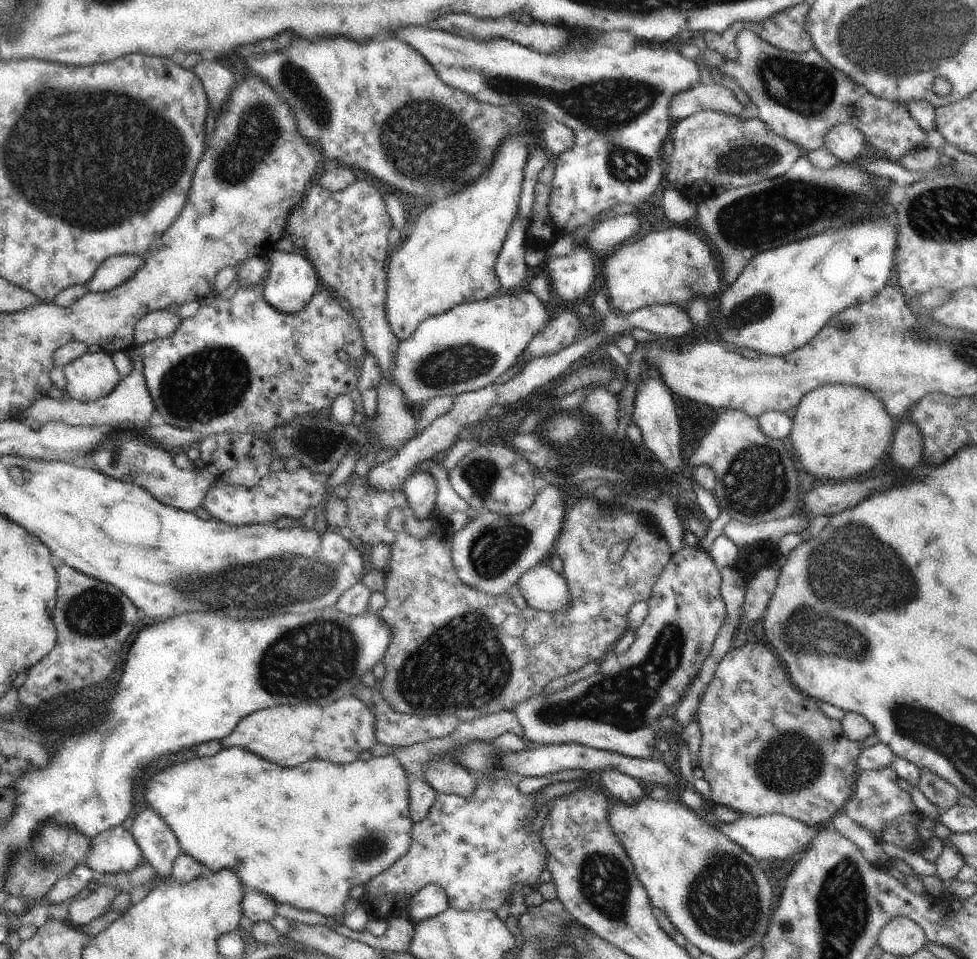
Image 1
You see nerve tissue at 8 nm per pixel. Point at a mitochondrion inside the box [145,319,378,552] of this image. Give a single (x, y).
(200, 388)

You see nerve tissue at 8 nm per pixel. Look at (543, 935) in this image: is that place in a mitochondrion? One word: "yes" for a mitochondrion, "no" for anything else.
yes

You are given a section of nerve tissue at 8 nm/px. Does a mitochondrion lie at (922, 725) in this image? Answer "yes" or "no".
yes

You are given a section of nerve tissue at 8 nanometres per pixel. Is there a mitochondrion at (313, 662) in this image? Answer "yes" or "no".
yes

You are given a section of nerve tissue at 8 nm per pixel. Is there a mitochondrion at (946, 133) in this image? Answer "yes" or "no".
no

